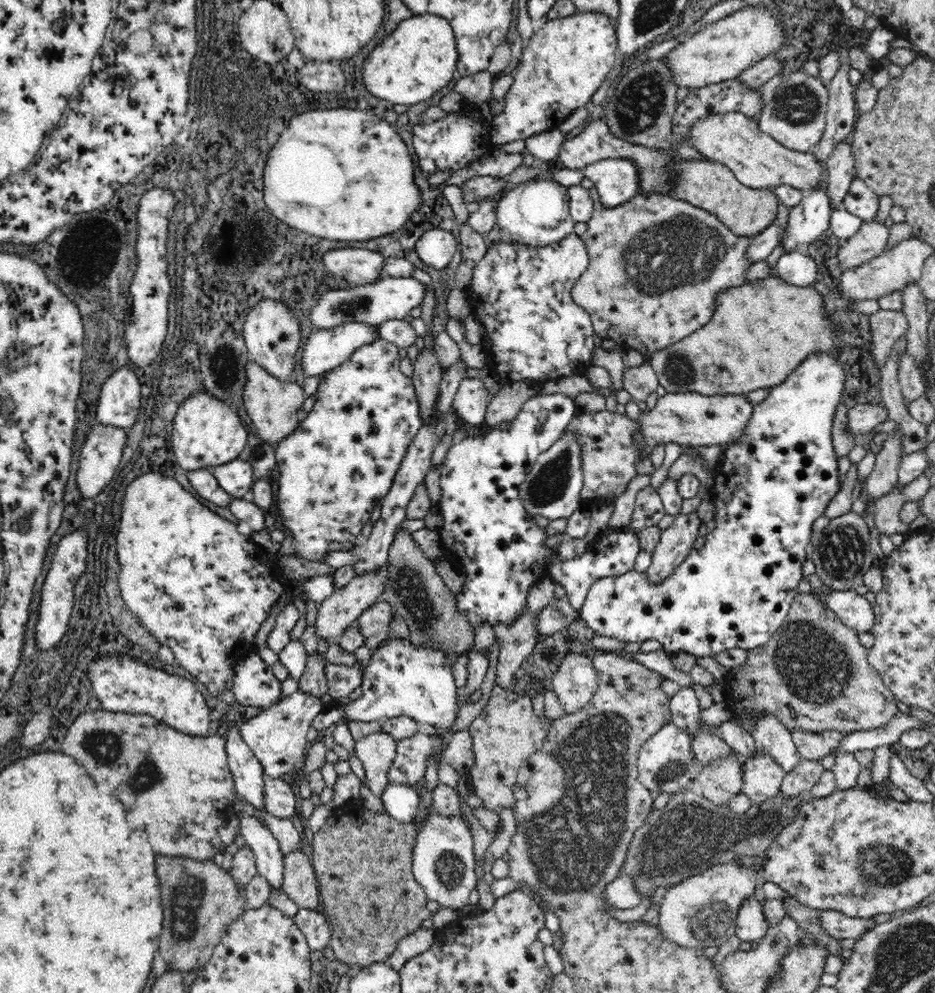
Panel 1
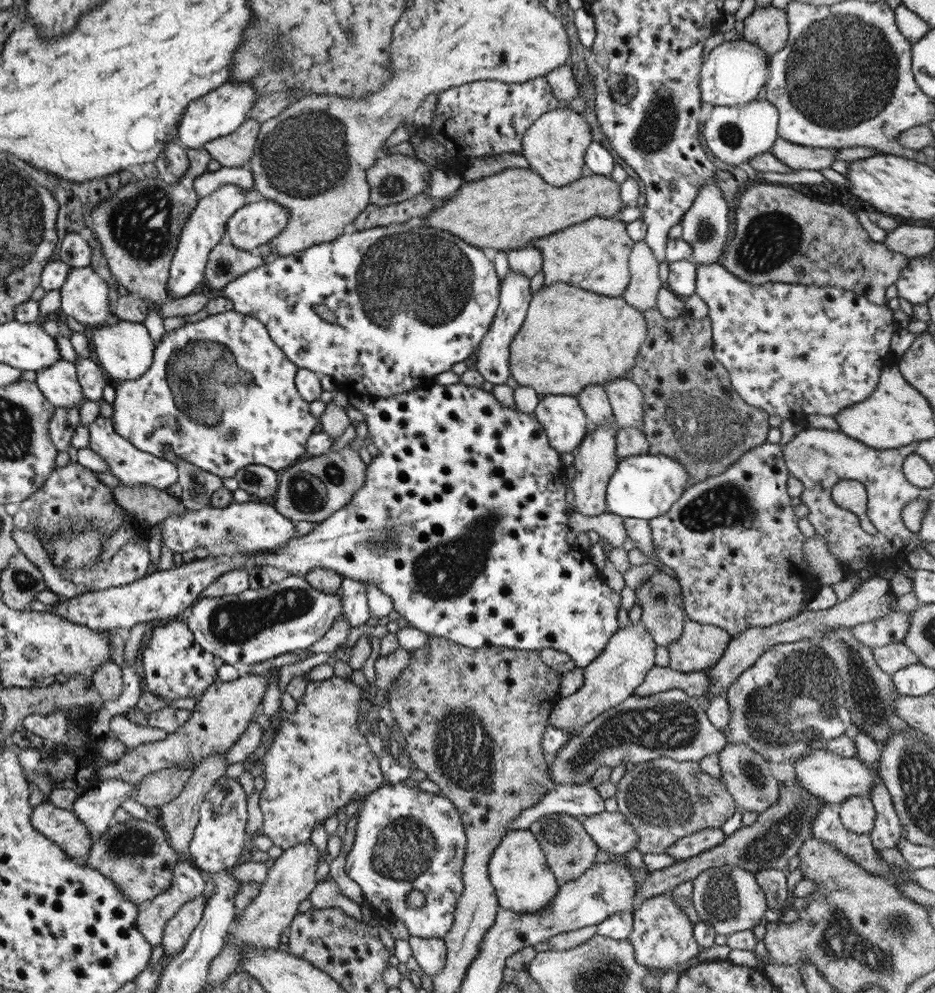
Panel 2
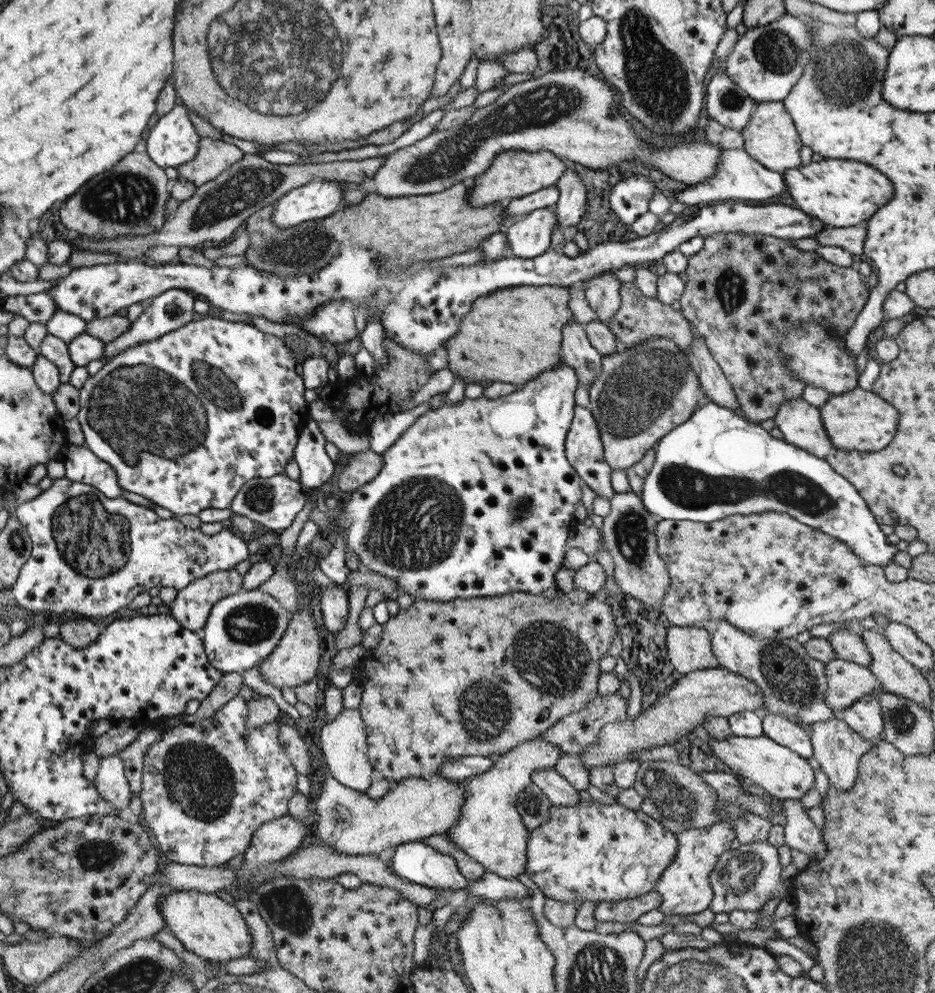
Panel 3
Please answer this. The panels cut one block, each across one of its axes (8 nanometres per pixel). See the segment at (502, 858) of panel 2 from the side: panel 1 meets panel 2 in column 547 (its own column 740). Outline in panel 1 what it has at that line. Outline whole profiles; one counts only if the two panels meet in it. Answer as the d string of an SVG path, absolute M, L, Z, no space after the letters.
M726 862L712 866L706 874L688 878L682 884L670 888L658 910L658 932L668 944L680 948L720 948L732 936L736 936L738 912L742 902L756 894L756 870L744 868L736 862Z

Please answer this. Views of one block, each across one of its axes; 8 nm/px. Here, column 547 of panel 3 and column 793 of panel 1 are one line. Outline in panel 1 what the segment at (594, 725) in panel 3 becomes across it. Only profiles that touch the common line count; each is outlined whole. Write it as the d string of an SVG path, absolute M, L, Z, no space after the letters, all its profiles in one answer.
M792 730L790 734L802 760L816 760L816 762L826 758L832 752L832 748L836 748L838 742L844 738L844 734L838 730L824 730L824 732Z

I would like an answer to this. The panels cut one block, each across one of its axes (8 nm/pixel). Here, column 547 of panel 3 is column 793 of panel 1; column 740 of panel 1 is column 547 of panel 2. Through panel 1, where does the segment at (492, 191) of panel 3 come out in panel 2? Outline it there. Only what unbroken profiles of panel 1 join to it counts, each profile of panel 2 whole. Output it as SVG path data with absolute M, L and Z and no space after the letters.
M557 108L557 110L543 114L527 128L527 132L523 134L523 140L521 140L519 154L529 160L529 170L537 172L547 184L567 186L587 174L585 152L591 142L593 142L591 130L589 130L589 124L585 122L585 118L573 110Z

